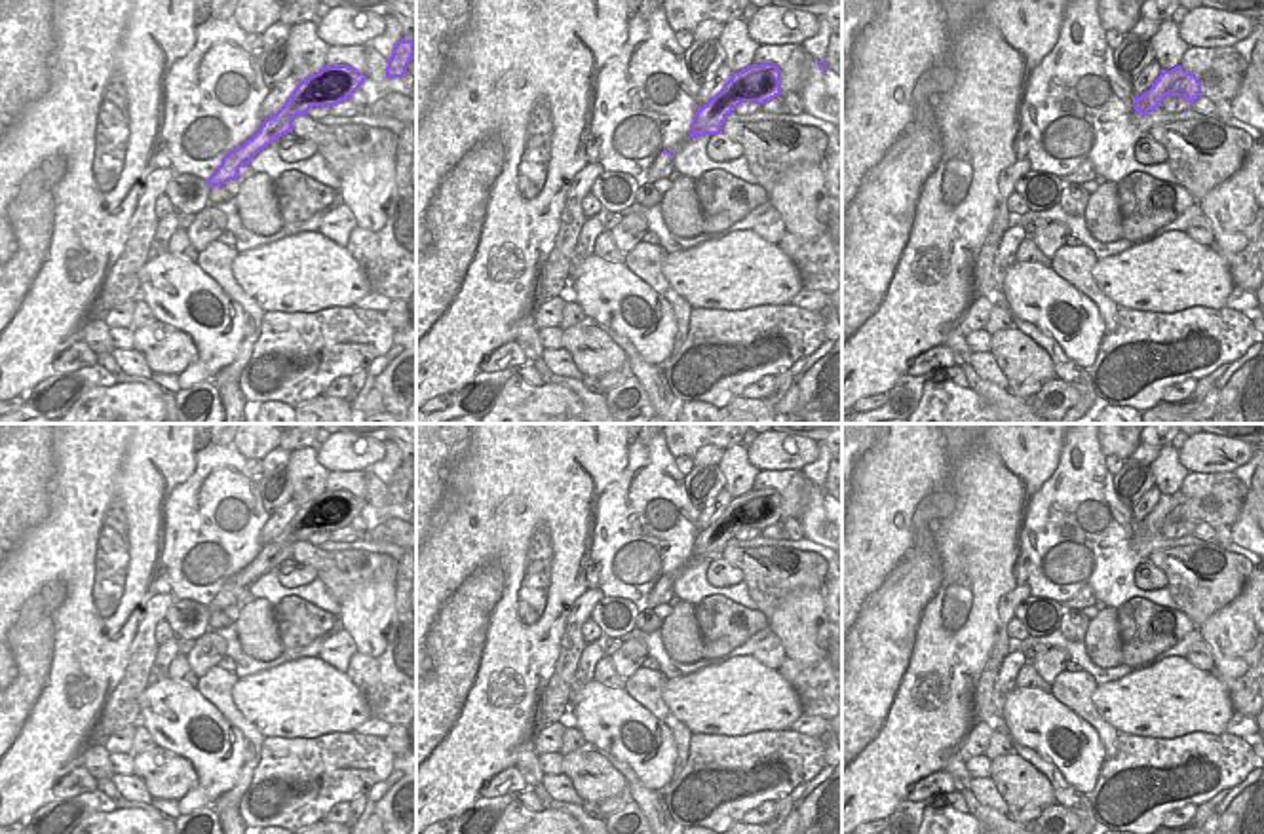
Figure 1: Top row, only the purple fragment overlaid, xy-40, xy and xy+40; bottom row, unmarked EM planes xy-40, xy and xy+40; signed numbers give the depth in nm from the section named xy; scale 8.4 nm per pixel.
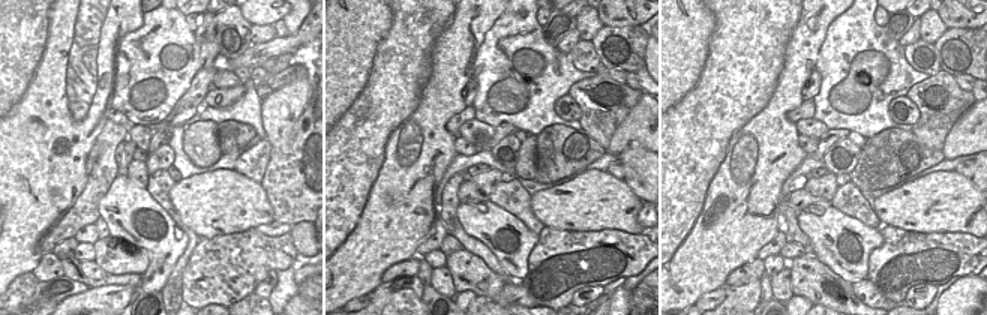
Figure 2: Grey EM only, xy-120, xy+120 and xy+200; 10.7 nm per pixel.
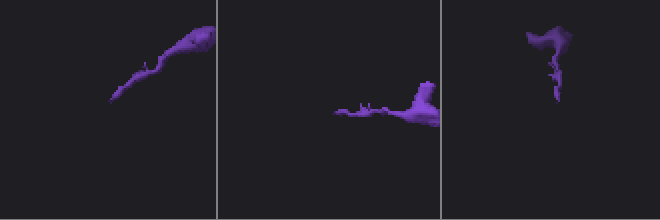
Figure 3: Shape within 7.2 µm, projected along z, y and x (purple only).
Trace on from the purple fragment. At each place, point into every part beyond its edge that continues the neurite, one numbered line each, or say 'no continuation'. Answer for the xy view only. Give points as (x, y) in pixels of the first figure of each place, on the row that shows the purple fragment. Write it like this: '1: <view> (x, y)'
1: xy (662, 168)

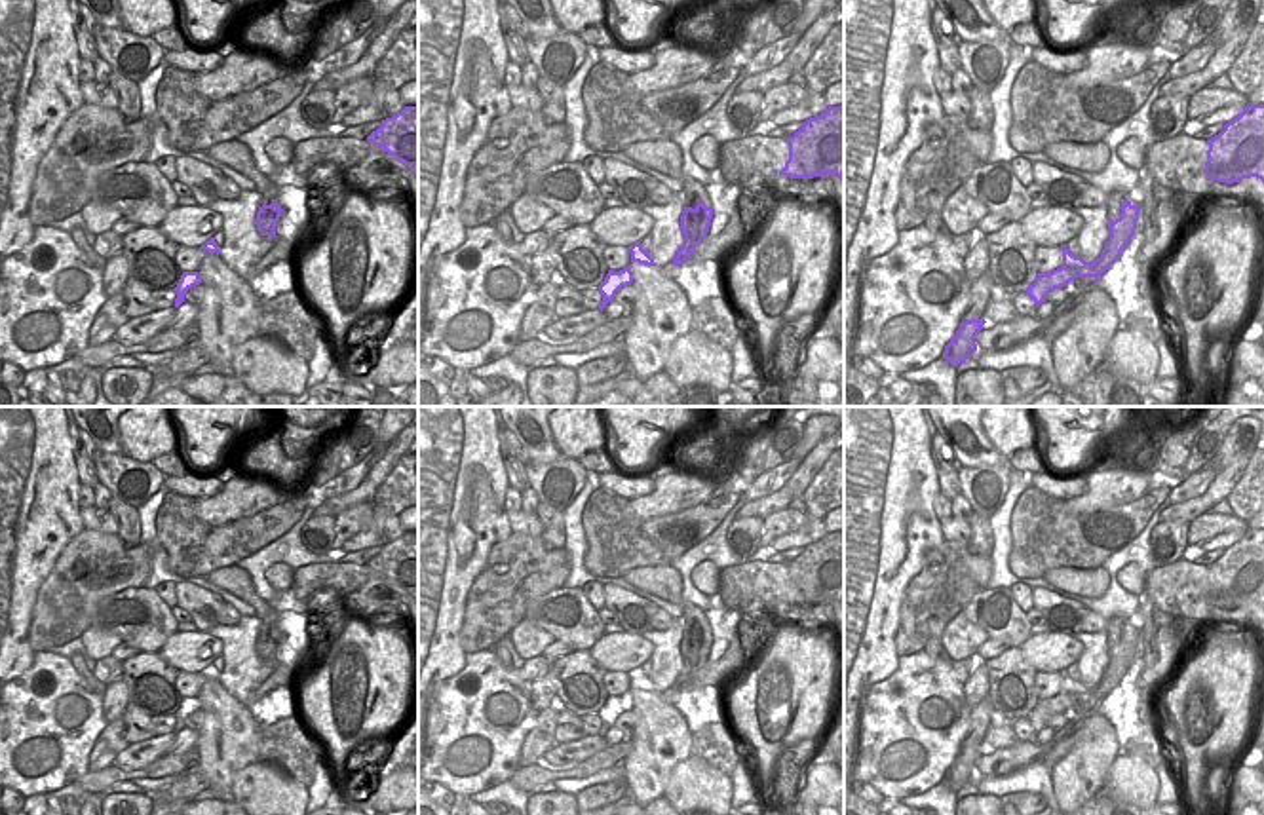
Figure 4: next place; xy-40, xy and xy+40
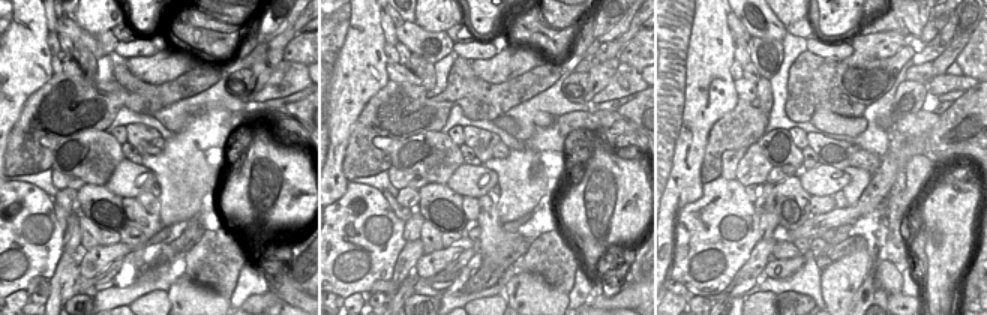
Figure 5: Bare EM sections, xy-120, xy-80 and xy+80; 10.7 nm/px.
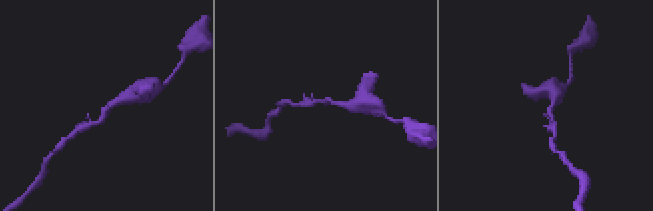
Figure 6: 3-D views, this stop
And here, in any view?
no continuation

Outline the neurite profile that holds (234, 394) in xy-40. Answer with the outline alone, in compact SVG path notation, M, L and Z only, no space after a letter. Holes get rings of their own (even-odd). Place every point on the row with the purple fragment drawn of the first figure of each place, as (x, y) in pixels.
M230 374L220 397L209 407L293 407L293 397L285 393L257 395Z

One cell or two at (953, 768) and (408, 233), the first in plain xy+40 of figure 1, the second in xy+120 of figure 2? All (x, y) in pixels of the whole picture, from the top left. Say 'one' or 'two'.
two

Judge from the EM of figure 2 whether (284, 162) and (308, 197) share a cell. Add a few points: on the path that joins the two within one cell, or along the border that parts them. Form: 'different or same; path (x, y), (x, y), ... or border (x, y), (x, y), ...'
same; path (293, 171), (297, 176), (299, 188)

